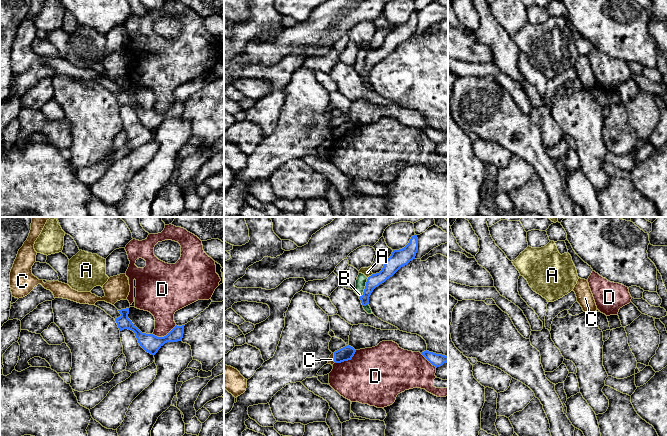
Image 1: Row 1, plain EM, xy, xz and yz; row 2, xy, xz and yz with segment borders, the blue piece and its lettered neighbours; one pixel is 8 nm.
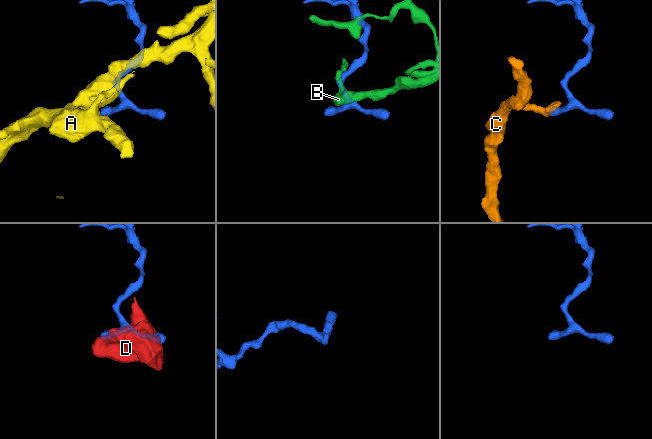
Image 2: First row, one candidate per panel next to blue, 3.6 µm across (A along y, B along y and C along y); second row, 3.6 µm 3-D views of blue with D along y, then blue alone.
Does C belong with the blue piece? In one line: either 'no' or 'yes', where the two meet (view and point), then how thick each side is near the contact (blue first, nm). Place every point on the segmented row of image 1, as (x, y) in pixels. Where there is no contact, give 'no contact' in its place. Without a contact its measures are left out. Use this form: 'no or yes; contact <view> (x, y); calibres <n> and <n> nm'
no; contact xz (334, 358); calibres 120 and 50 nm

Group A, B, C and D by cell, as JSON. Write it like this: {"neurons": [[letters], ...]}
{"neurons": [["A"], ["B"], ["C"], ["D"]]}

